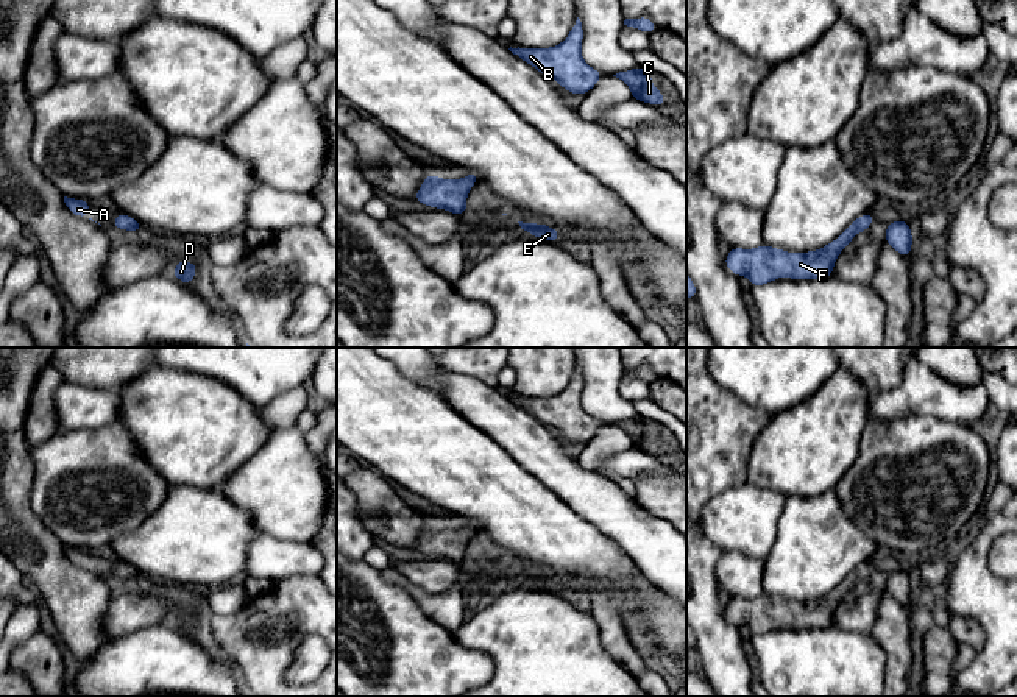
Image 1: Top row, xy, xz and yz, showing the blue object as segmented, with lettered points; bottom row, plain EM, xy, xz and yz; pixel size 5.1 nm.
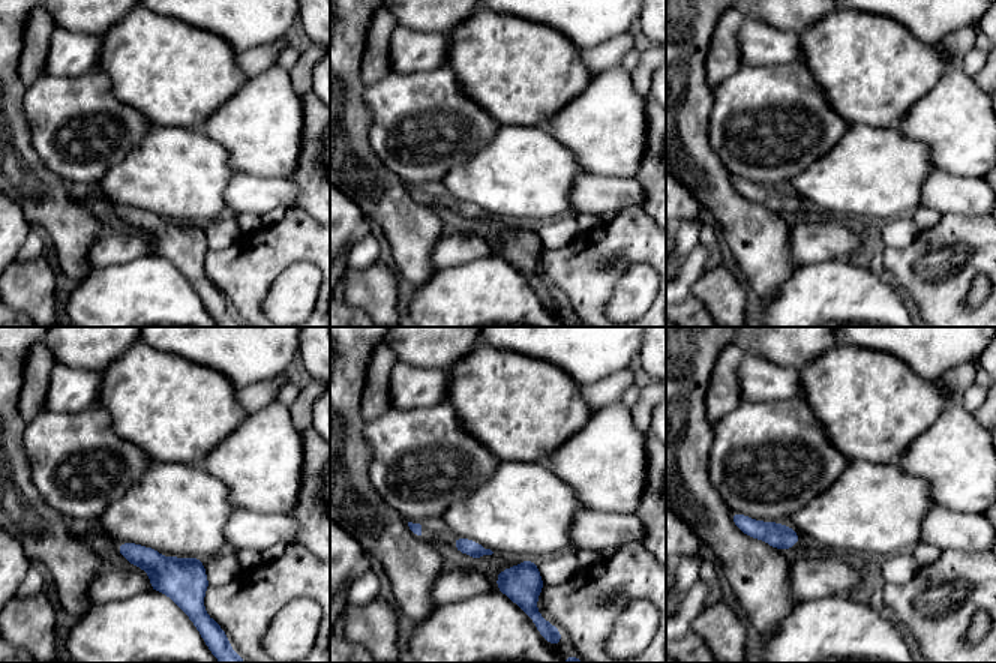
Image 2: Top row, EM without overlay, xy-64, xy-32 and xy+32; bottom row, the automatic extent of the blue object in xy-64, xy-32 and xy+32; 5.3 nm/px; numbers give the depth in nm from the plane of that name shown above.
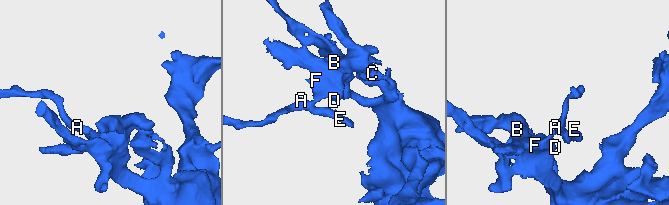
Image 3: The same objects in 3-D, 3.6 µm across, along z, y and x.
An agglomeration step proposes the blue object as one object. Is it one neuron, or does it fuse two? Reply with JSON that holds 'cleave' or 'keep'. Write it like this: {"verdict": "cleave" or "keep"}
{"verdict": "keep"}

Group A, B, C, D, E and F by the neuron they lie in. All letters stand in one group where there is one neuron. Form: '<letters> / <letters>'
A B C D E F

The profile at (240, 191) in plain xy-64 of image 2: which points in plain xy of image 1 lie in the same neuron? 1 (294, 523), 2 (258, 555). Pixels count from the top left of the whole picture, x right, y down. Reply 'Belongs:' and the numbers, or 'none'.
Belongs: 2

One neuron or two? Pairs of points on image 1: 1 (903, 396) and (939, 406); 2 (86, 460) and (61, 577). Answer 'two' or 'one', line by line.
1: one
2: two

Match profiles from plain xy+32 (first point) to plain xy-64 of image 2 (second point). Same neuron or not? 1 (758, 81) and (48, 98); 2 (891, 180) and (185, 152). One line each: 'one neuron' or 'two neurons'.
1: one neuron
2: one neuron

